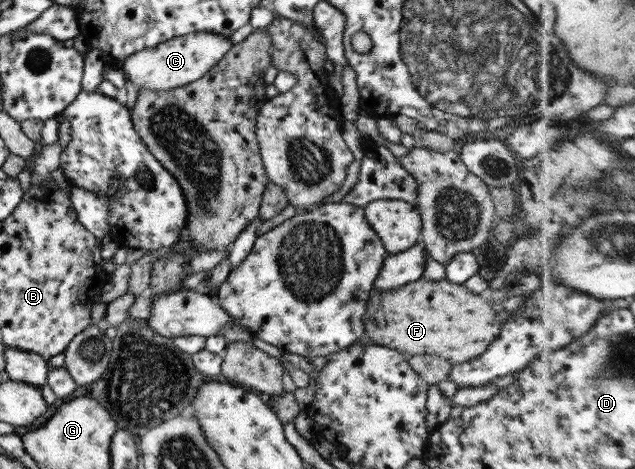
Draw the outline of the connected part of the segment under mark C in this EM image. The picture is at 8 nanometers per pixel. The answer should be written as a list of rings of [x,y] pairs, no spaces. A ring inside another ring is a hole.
[[[192,32],[132,53],[123,60],[120,68],[122,73],[124,72],[124,79],[136,83],[138,90],[167,90],[200,79],[232,46],[230,36],[212,32]]]

